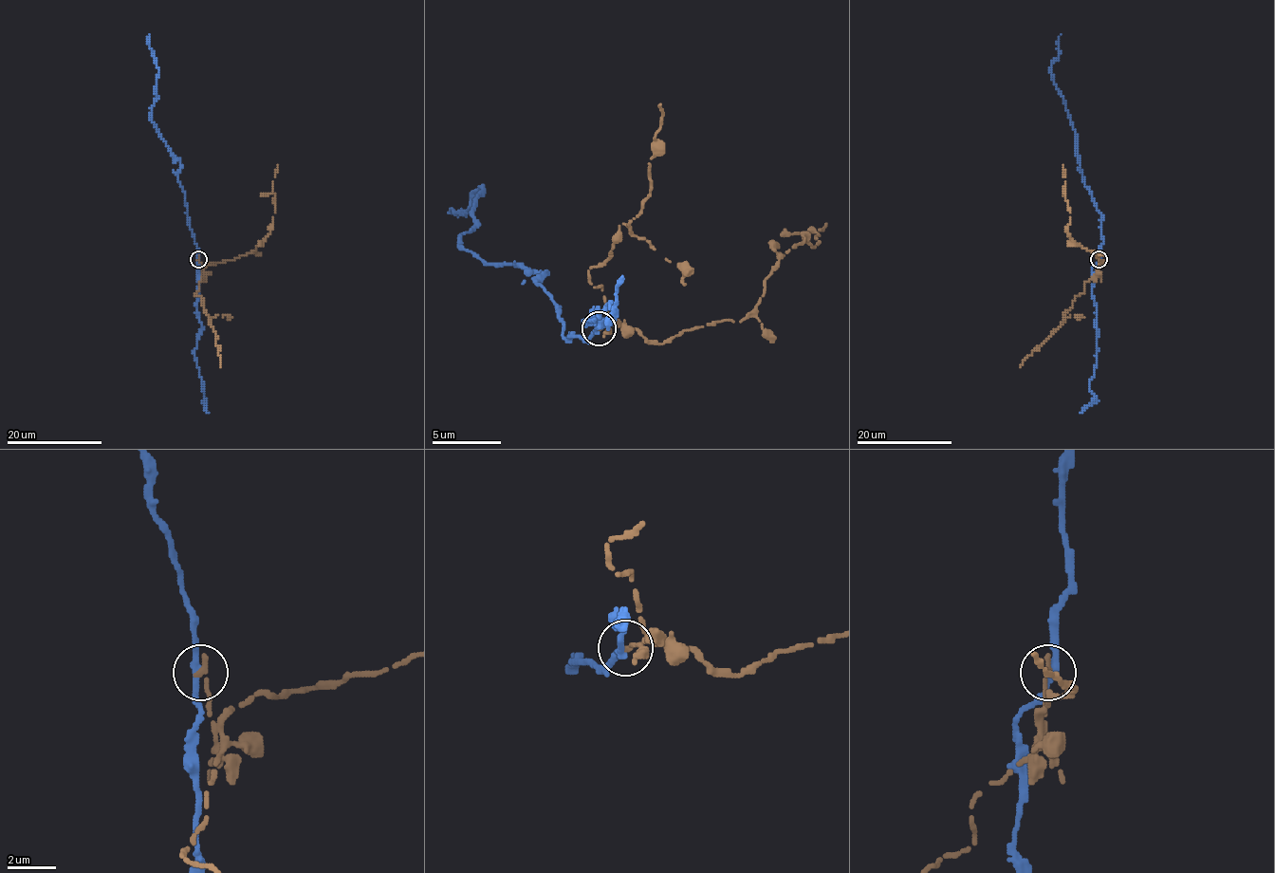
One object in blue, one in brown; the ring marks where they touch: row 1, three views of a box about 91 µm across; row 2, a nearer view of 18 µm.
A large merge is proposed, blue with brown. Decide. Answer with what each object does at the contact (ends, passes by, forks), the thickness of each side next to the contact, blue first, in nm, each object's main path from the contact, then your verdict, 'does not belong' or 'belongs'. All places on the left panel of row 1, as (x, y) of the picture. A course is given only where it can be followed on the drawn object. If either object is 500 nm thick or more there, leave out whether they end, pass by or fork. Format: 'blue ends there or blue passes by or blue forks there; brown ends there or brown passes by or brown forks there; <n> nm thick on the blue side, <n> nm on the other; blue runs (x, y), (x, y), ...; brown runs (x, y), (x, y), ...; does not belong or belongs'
blue passes by; brown ends there; 300 nm thick on the blue side, 260 nm on the other; blue runs (198, 259), (177, 176), (180, 162), (151, 119), (157, 73), (147, 41), (150, 33); brown runs (198, 259), (203, 268), (211, 263), (249, 253), (260, 245), (269, 233), (274, 209), (272, 192), (278, 165); does not belong

